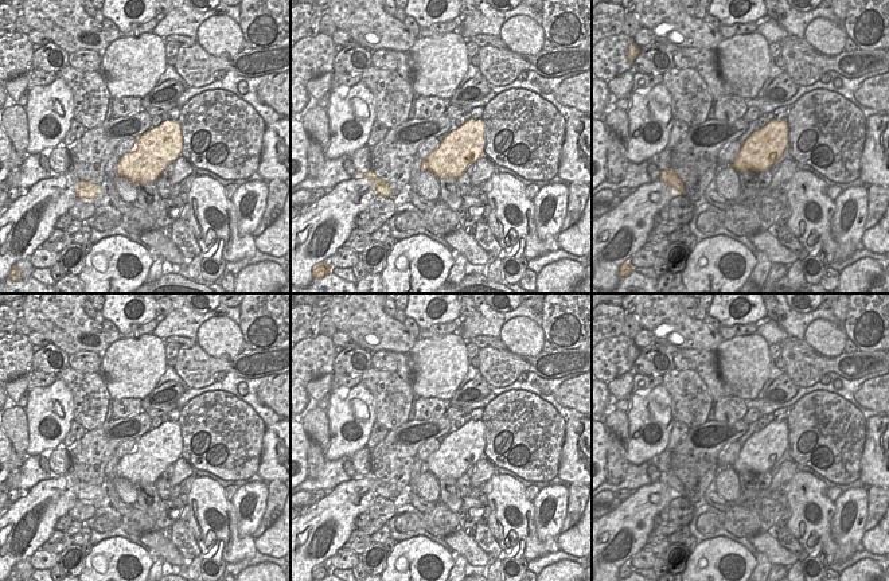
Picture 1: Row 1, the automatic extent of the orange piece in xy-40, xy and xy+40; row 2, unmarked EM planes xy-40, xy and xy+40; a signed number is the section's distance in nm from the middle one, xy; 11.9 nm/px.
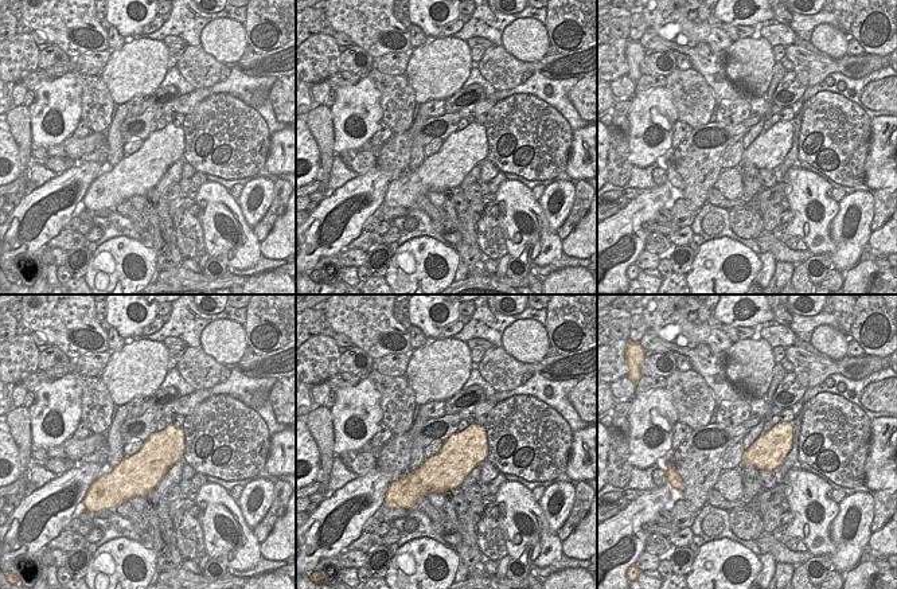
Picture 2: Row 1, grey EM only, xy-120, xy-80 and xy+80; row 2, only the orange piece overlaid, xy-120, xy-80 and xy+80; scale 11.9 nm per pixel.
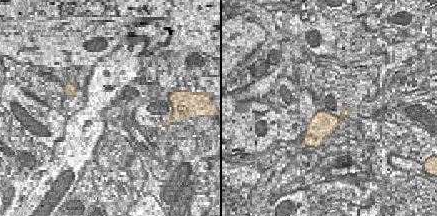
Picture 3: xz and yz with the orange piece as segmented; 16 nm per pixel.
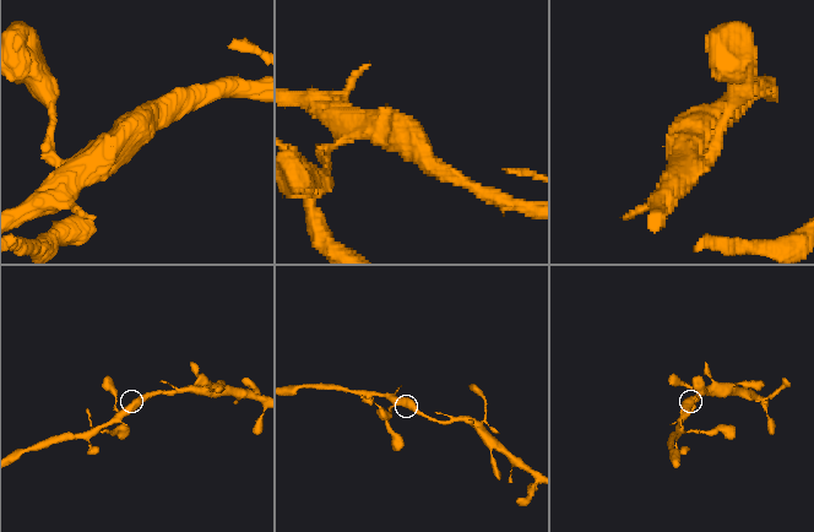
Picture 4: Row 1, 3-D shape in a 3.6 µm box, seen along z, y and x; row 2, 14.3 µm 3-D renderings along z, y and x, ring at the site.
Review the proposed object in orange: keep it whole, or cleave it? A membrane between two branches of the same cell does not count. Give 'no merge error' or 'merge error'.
no merge error

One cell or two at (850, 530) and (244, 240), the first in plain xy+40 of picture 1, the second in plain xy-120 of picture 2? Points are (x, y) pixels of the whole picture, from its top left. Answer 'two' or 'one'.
two

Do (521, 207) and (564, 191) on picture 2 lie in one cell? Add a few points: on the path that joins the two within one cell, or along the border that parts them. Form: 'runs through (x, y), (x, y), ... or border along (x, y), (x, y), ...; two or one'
border along (537, 201), (550, 230); two

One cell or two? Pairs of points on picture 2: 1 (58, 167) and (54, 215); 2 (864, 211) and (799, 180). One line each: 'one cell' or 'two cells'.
1: two cells
2: two cells

